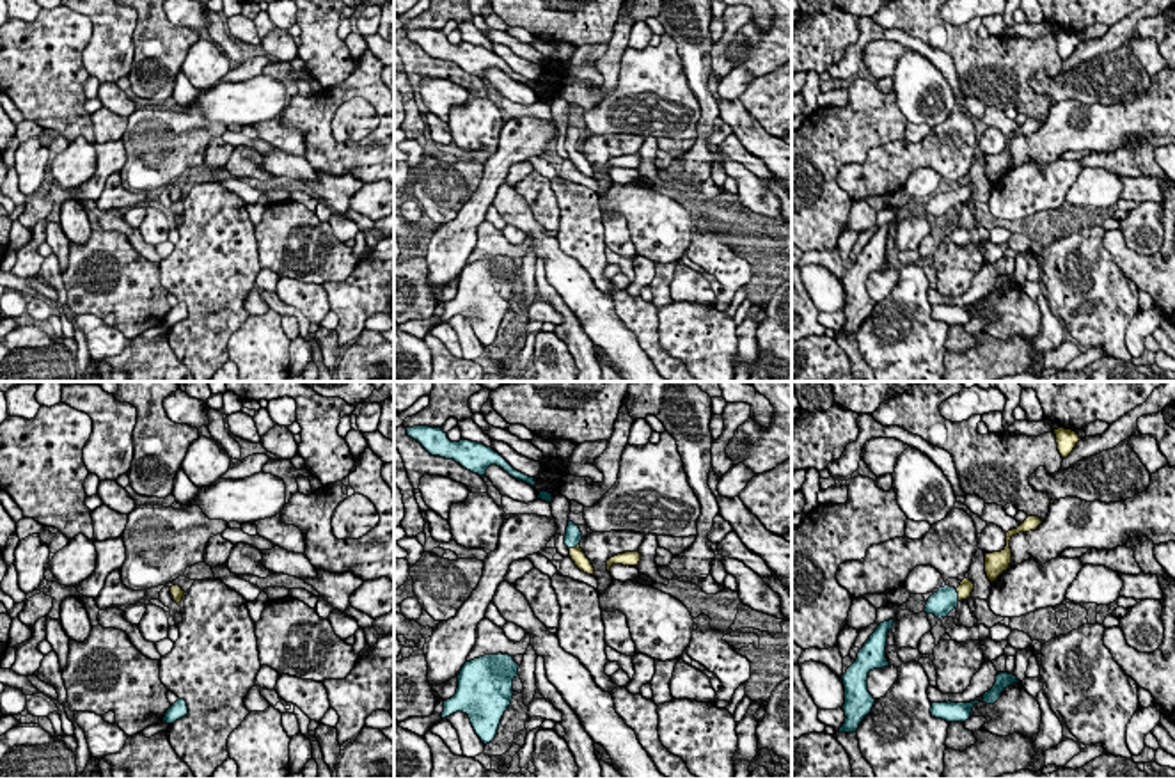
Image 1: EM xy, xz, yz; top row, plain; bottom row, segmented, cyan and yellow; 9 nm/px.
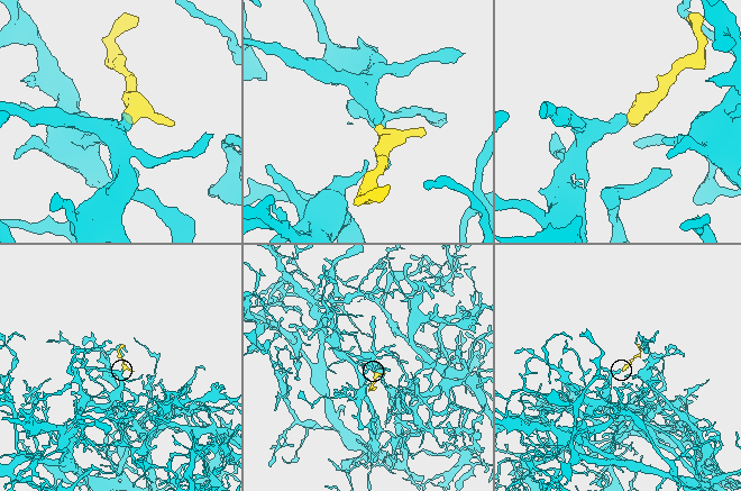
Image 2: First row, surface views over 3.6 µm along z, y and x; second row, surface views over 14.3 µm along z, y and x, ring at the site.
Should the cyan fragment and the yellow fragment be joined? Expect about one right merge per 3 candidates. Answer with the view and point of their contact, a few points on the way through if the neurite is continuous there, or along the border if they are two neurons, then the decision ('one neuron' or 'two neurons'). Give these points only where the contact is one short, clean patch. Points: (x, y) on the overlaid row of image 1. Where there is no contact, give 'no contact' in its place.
meets cyan in yz at (957, 595); runs through yz (945, 600), (957, 595), (964, 590); one neuron

